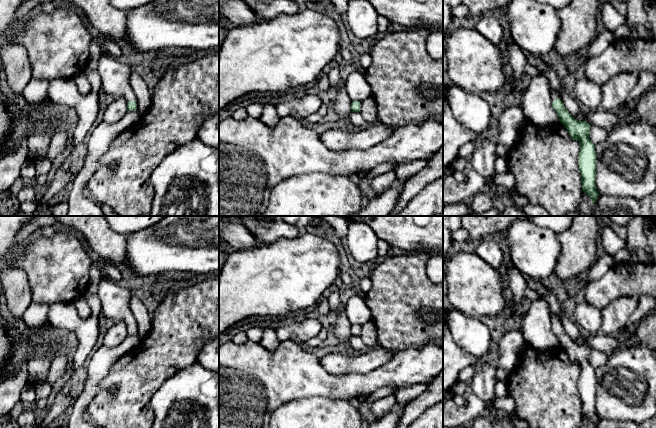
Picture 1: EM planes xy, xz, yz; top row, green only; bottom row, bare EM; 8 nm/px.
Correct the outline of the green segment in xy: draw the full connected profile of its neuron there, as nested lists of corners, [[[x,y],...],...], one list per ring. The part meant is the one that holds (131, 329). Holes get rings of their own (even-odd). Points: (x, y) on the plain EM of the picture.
[[[104,275],[99,282],[97,293],[101,301],[101,313],[104,317],[112,319],[115,322],[123,321],[127,323],[127,333],[130,335],[137,332],[134,316],[130,309],[132,293],[128,288],[120,286]]]

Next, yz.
[[[551,315],[552,331],[559,340],[559,345],[565,350],[573,364],[580,367],[578,381],[579,395],[581,397],[582,414],[591,421],[592,428],[599,417],[596,413],[596,385],[595,369],[589,362],[591,349],[586,345],[575,343],[565,332],[562,324],[556,323],[556,316]]]

